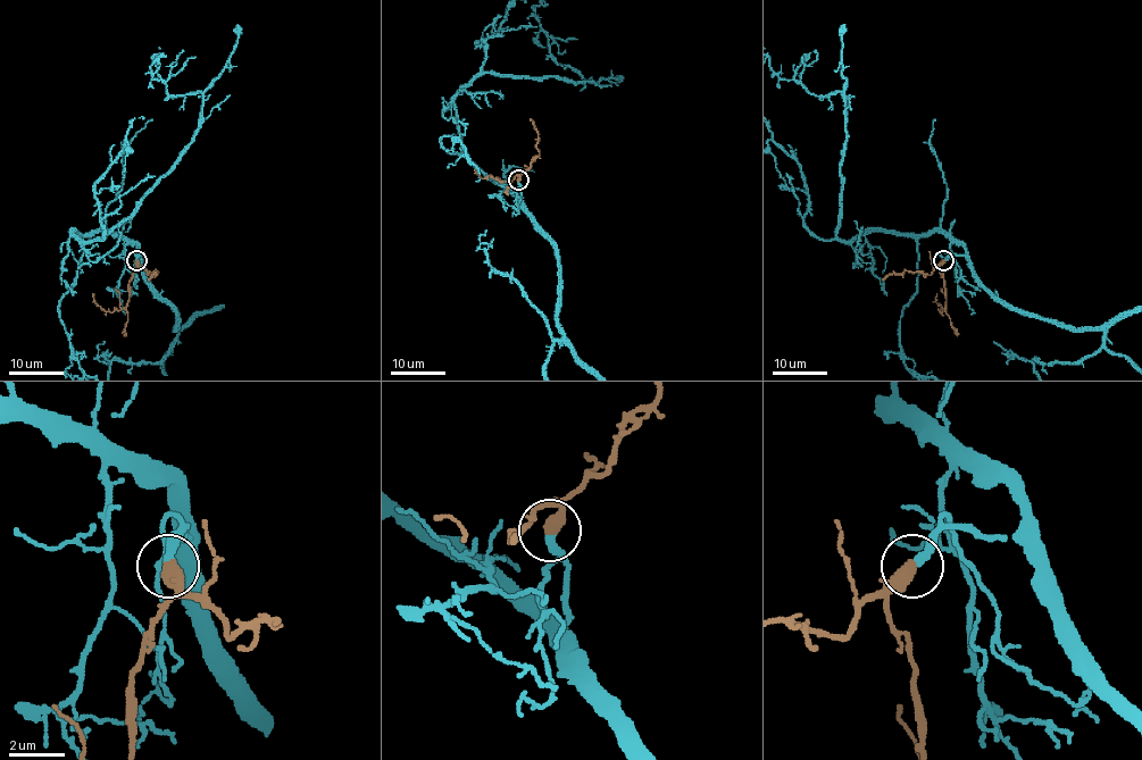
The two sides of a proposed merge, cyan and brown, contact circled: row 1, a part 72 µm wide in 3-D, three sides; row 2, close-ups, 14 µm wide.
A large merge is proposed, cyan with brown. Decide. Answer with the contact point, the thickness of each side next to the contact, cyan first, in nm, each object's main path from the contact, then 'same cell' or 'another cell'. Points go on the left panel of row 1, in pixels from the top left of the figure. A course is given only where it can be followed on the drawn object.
at (136, 260); 320 nm thick on the cyan side, 550 nm on the other; brown runs (135, 261), (138, 268), (128, 282), (128, 302), (125, 307), (105, 311), (93, 302), (92, 293); same cell

